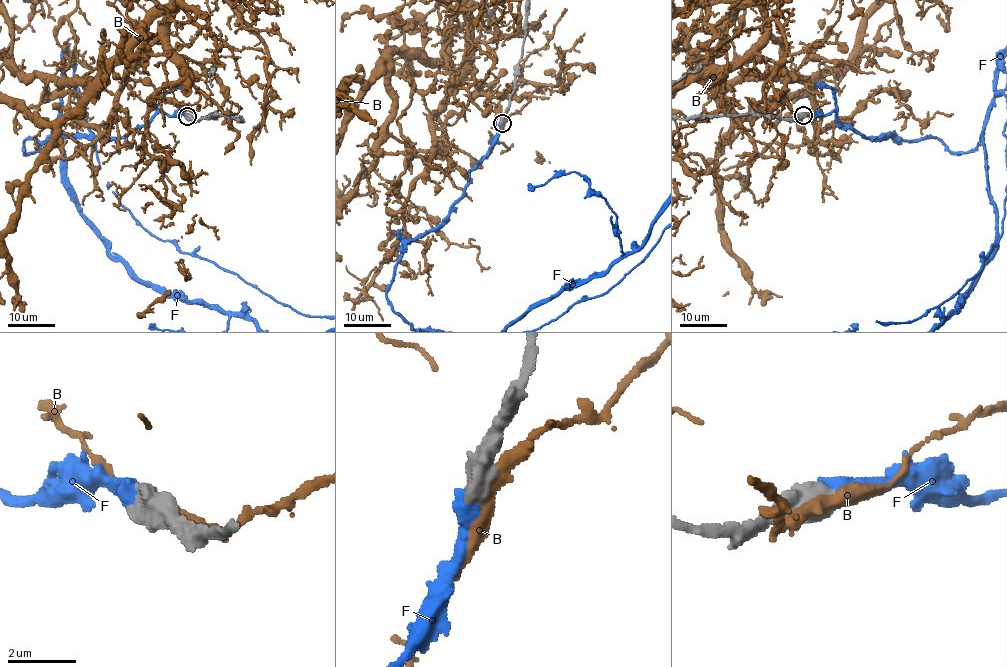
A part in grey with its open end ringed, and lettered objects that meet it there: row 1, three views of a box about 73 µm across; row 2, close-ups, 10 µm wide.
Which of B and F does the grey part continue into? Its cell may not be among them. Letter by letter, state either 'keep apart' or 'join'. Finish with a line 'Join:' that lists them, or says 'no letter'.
B: keep apart
F: join
Join: F

